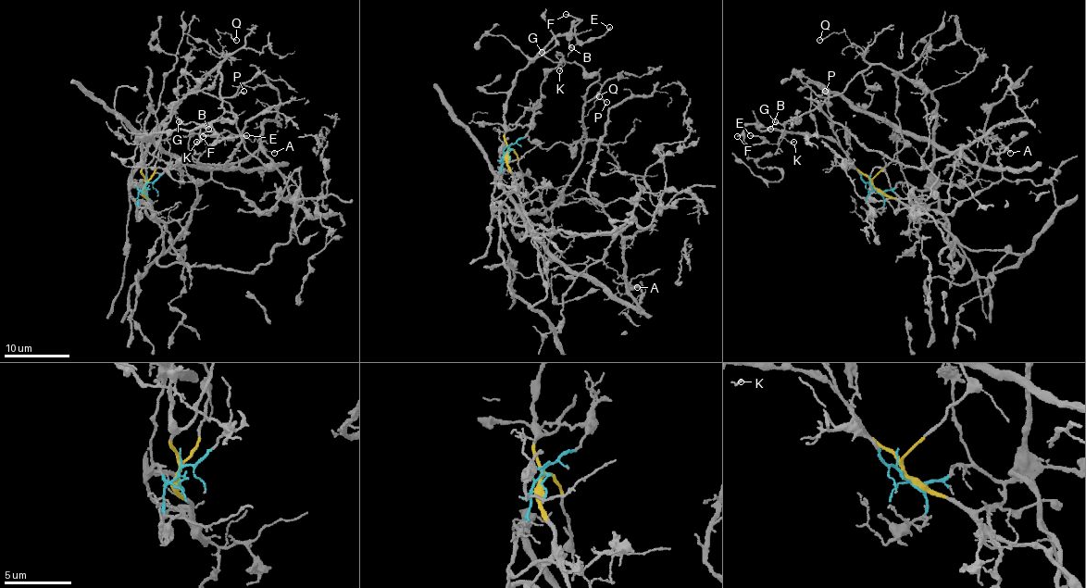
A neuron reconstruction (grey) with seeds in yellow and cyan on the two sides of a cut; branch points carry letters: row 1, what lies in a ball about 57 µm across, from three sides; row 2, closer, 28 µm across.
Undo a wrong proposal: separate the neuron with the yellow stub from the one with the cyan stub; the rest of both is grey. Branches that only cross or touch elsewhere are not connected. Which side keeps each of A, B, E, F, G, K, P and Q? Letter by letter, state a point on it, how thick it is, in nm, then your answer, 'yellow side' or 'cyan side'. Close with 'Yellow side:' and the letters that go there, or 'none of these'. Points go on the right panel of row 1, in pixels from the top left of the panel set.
A: at (1010, 153); 110 nm thick; cyan side
B: at (770, 129); 240 nm thick; yellow side
E: at (750, 135); 170 nm thick; yellow side
F: at (737, 136); 150 nm thick; yellow side
G: at (775, 121); 200 nm thick; cyan side
K: at (793, 142); 170 nm thick; cyan side
P: at (825, 91); 140 nm thick; cyan side
Q: at (819, 40); 140 nm thick; cyan side
Yellow side: B, E, F

